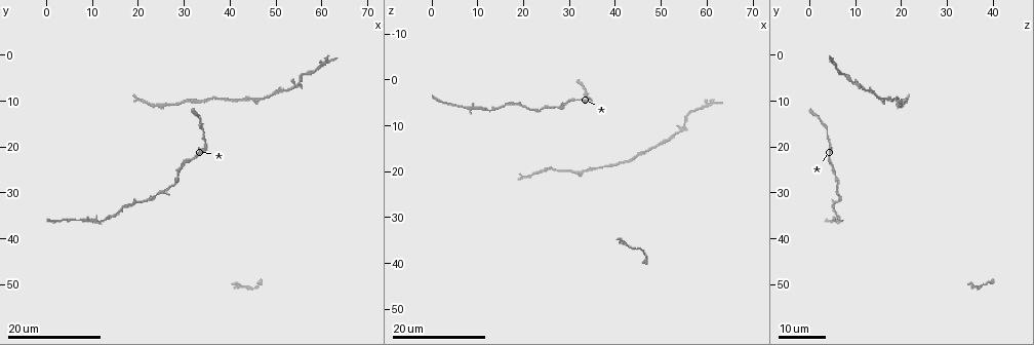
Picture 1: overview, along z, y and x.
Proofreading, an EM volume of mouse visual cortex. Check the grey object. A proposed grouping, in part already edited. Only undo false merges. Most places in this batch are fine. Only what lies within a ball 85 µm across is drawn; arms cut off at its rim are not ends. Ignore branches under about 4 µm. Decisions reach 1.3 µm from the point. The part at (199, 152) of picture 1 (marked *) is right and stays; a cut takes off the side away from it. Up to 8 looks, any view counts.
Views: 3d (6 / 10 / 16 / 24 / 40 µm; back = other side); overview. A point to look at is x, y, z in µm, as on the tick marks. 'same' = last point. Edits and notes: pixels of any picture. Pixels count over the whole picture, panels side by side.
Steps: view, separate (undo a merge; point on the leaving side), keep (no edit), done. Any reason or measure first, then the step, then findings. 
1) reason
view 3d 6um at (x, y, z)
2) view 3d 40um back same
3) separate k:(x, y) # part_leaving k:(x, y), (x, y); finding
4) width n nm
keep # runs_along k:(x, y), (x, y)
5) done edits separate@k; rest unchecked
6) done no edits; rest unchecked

three-way junction
view 3d 24um at (25.5, 30.0, 6.5)

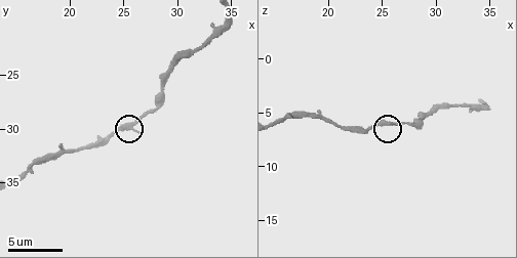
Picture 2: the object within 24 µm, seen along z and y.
view 3d 10um at (25.6, 29.8, 5.8)

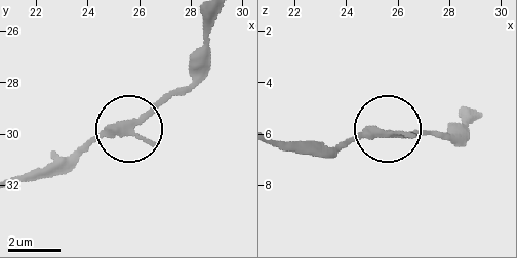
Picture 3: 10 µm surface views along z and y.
view 3d 10um back at (25.5, 29.9, 6.0)

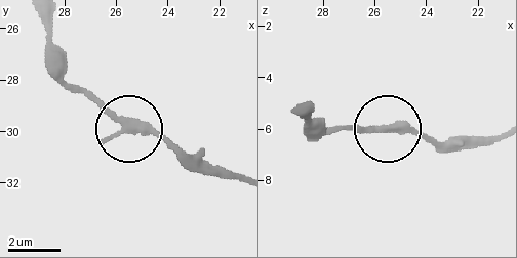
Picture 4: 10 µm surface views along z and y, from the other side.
arms 3
keep # runs_along 4:(41, 20), (64, 80), (129, 124), (200, 153); continuous, no second neuron

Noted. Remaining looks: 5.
view 3d 10um at (17.0, 33.2, 5.4)

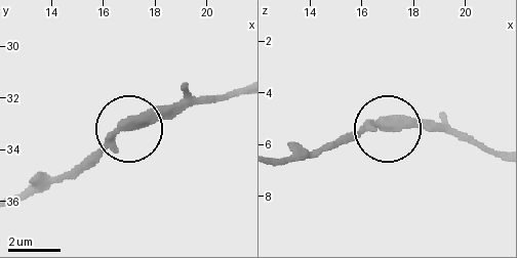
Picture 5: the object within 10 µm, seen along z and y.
keep # continuous, no second neuron

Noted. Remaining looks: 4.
sudden change in width
view 3d 10um at (29.6, 24.2, 5.0)

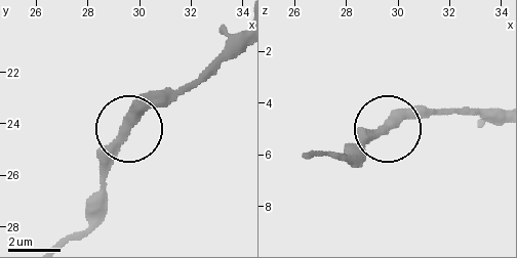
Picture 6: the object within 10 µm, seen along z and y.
view 3d 6um at (29.7, 24.1, 5.0)

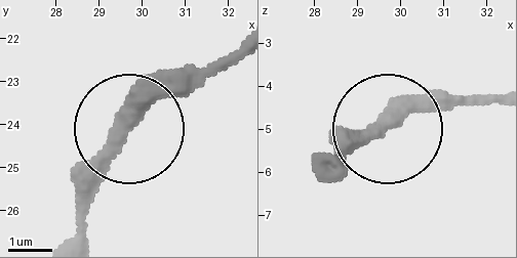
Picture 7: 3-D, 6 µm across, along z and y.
keep # runs_along 7:(491, 100), (414, 104), (342, 152); one neuron here

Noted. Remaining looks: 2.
view 3d 24um at (35.0, 9.5, 19.5)

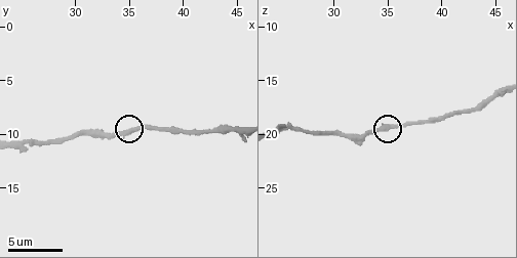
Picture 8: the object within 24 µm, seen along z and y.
closer look
view 3d 6um at (34.4, 9.8, 19.4)

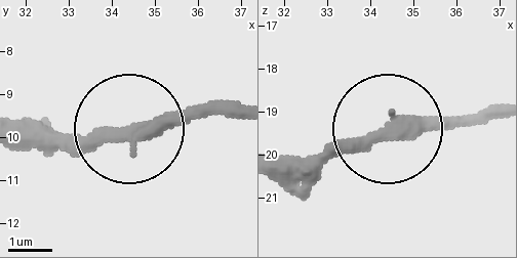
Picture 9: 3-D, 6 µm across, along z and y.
keep # all the same neuron

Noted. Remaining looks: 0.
done no edits; rest unchecked

